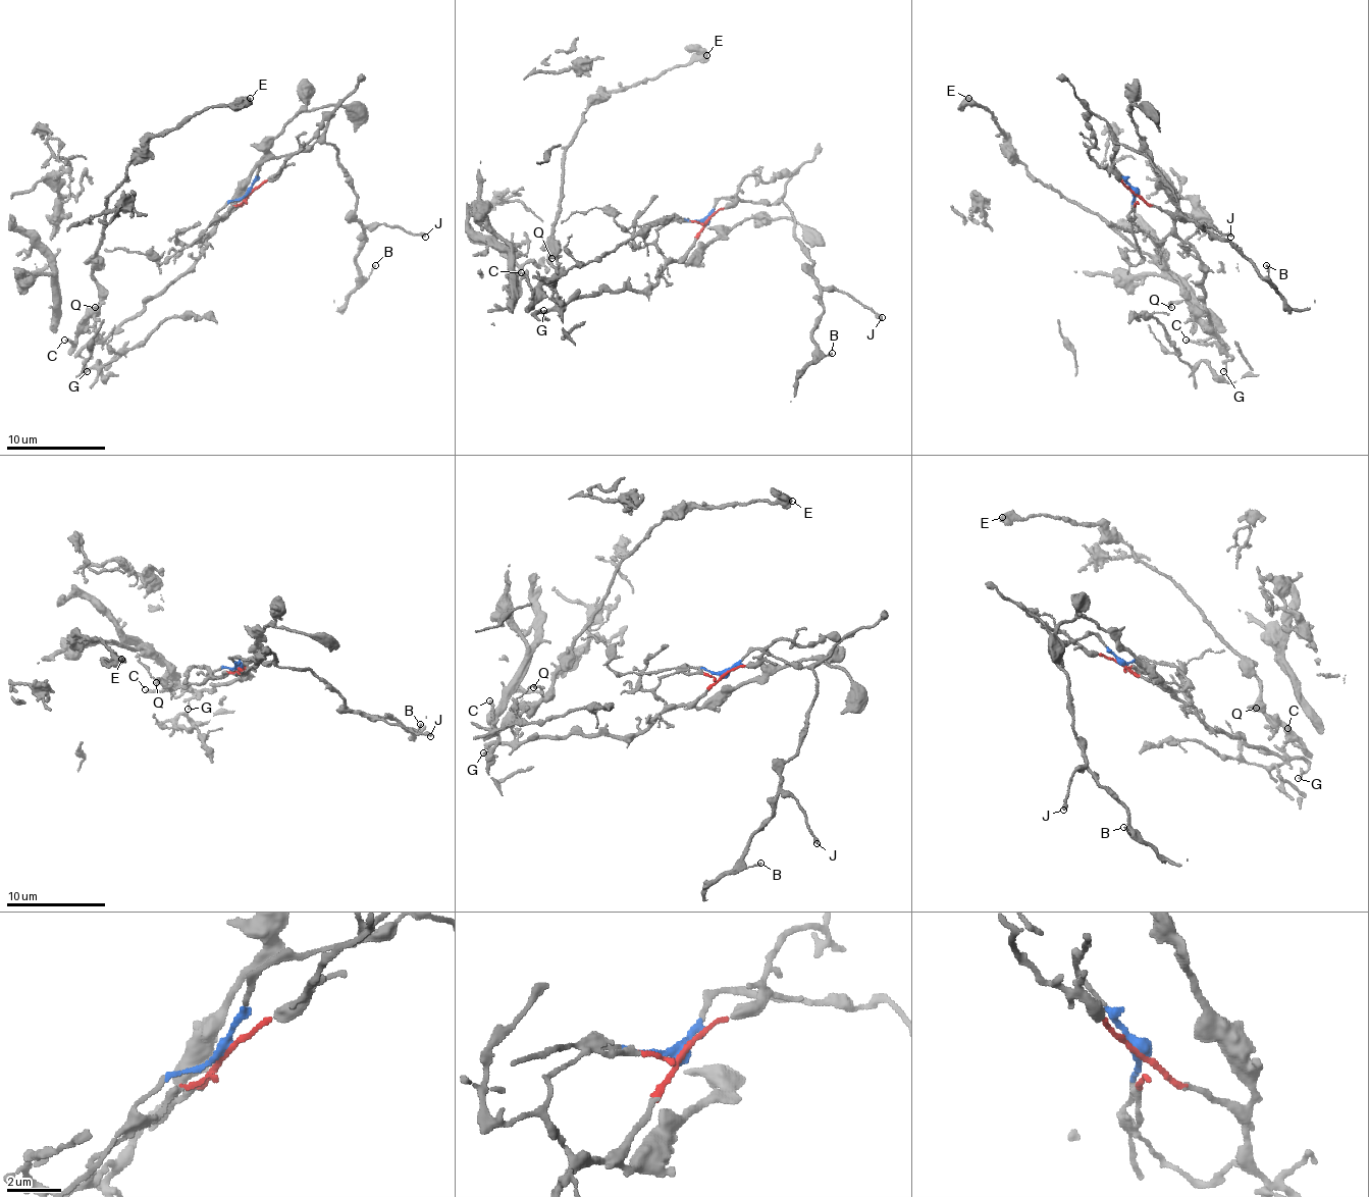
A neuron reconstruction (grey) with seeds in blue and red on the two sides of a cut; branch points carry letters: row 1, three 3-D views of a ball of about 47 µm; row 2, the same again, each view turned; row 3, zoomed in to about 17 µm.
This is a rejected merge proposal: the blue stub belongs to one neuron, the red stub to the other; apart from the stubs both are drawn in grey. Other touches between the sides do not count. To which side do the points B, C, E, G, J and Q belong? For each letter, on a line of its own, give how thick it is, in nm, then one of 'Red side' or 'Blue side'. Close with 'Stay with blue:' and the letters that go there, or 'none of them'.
B: Thickness 130 nm. Blue side
C: Thickness 200 nm. Red side
E: Thickness 440 nm. Red side
G: Thickness 100 nm. Red side
J: Thickness 260 nm. Blue side
Q: Thickness 200 nm. Red side
Stay with blue: B, J

